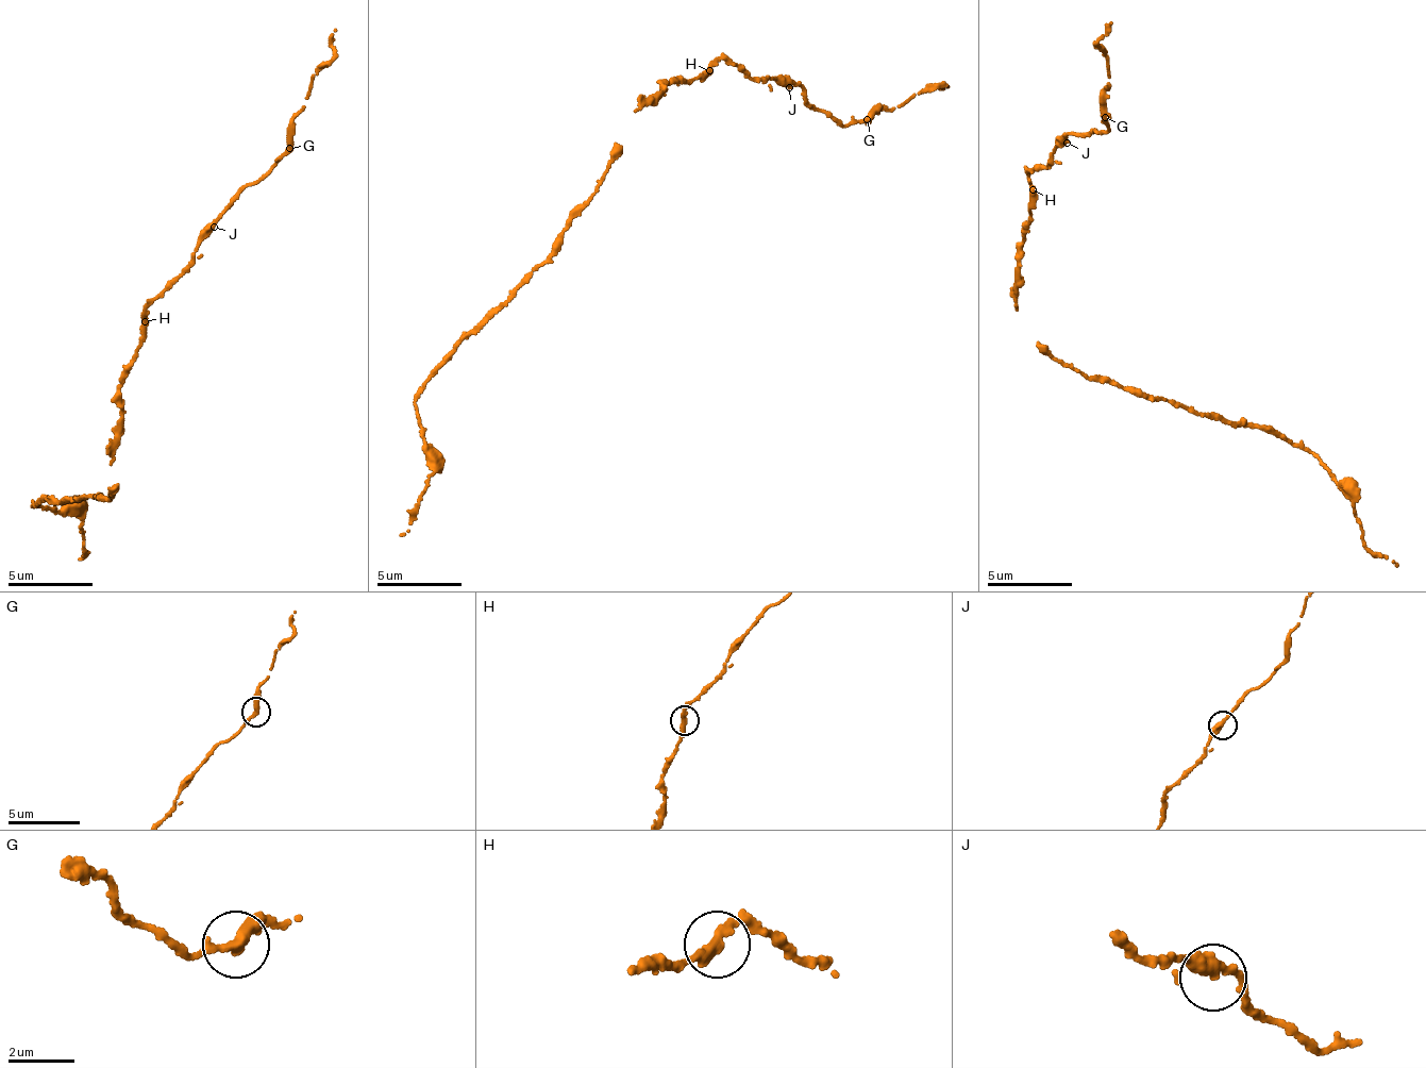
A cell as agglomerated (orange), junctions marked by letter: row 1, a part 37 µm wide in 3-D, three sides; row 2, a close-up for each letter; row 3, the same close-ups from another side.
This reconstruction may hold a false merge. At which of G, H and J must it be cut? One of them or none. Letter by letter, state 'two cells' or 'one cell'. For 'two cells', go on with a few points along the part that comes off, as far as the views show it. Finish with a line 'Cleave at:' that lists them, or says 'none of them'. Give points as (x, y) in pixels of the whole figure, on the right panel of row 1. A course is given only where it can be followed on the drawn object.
G: one cell
H: one cell
J: one cell
Cleave at: none of them

